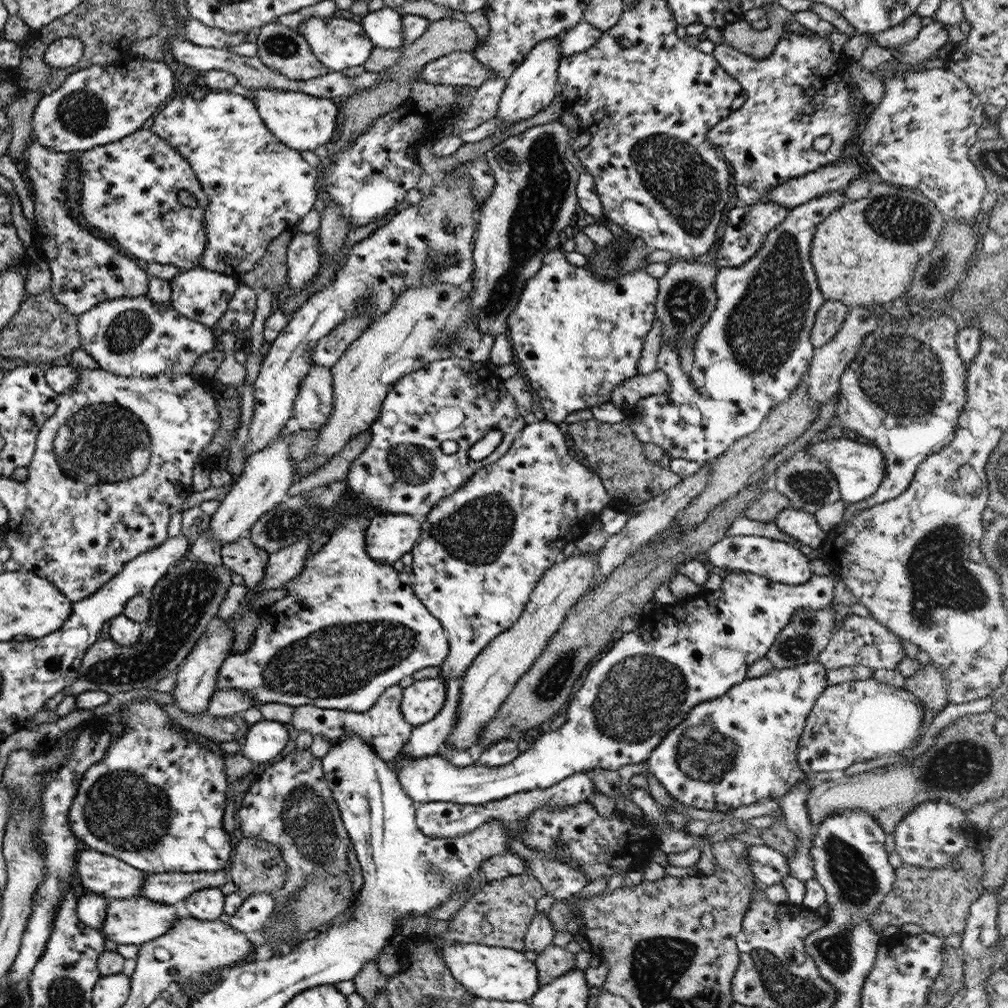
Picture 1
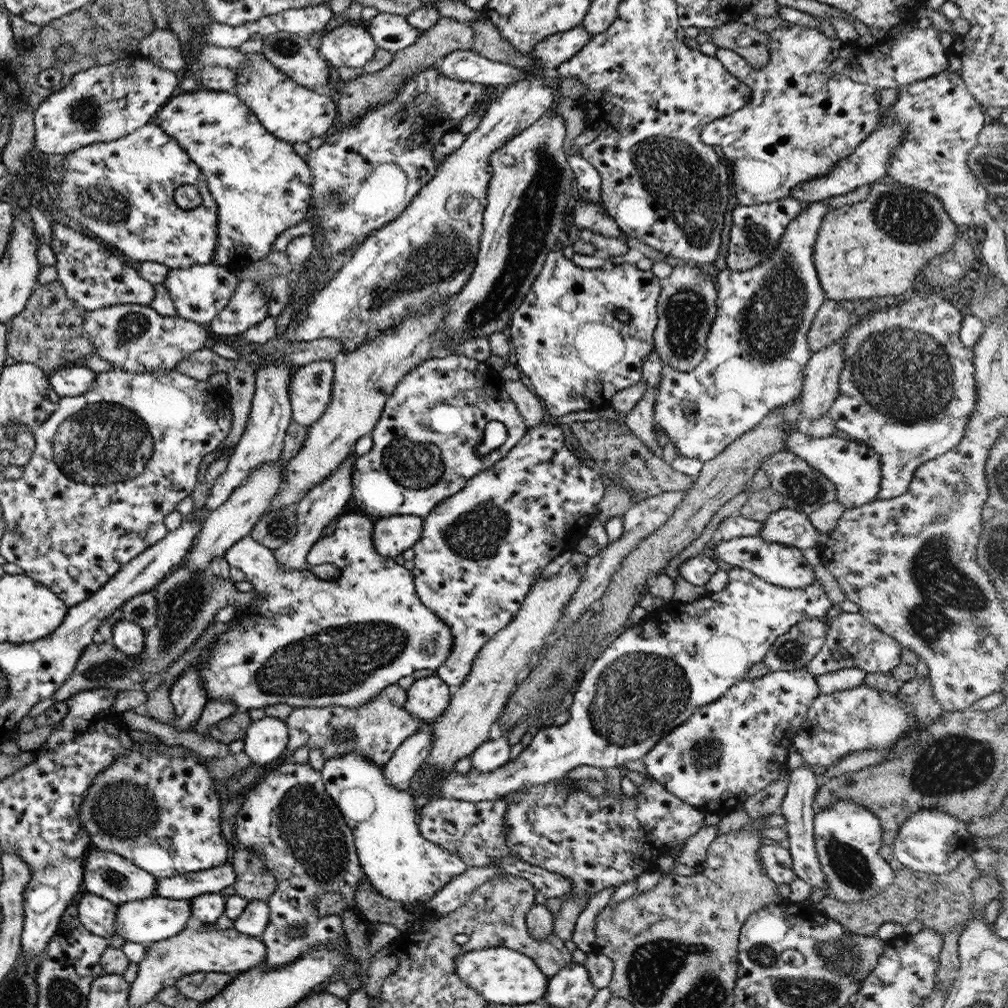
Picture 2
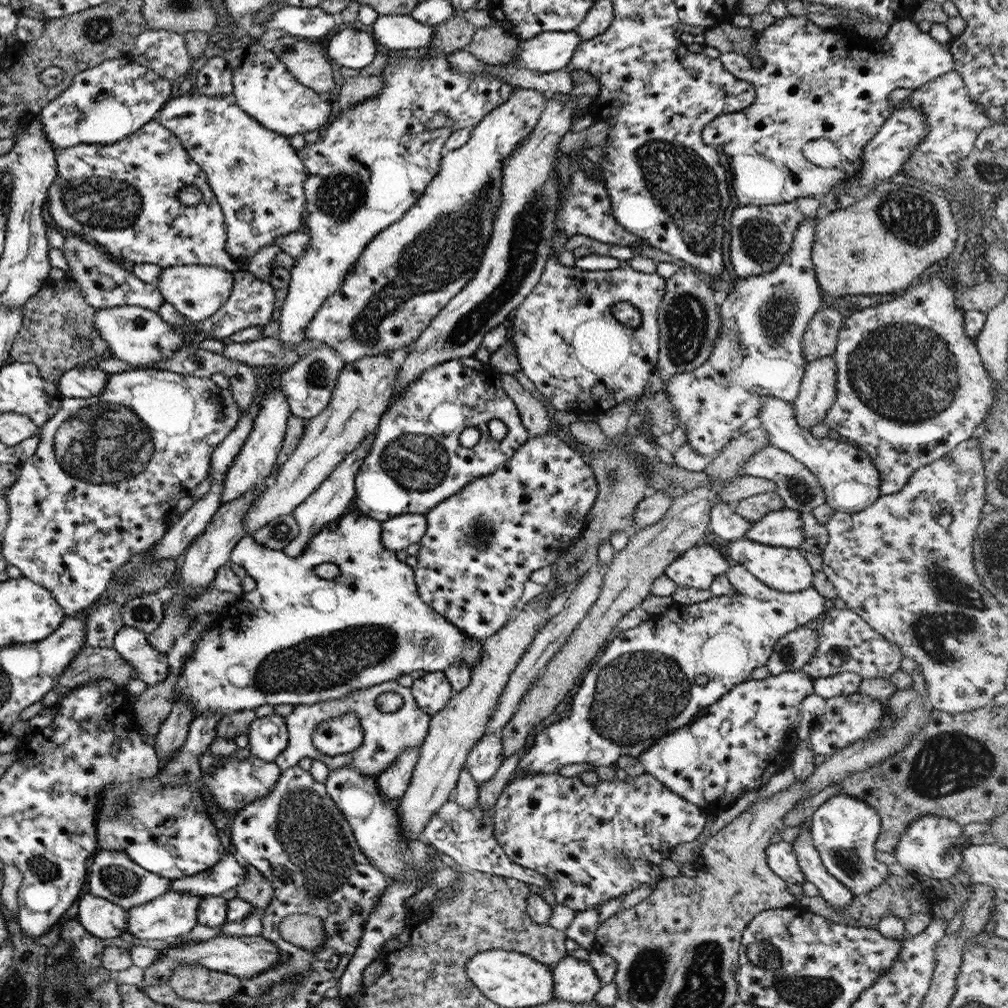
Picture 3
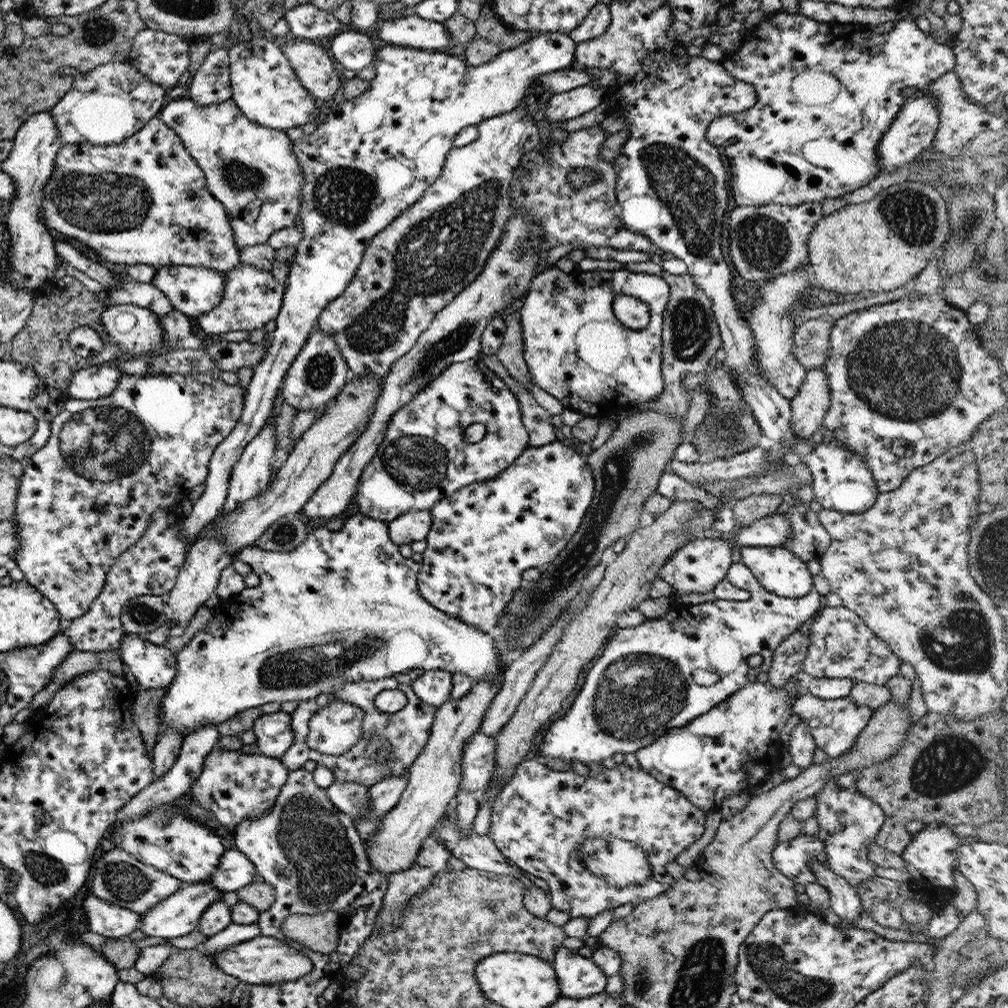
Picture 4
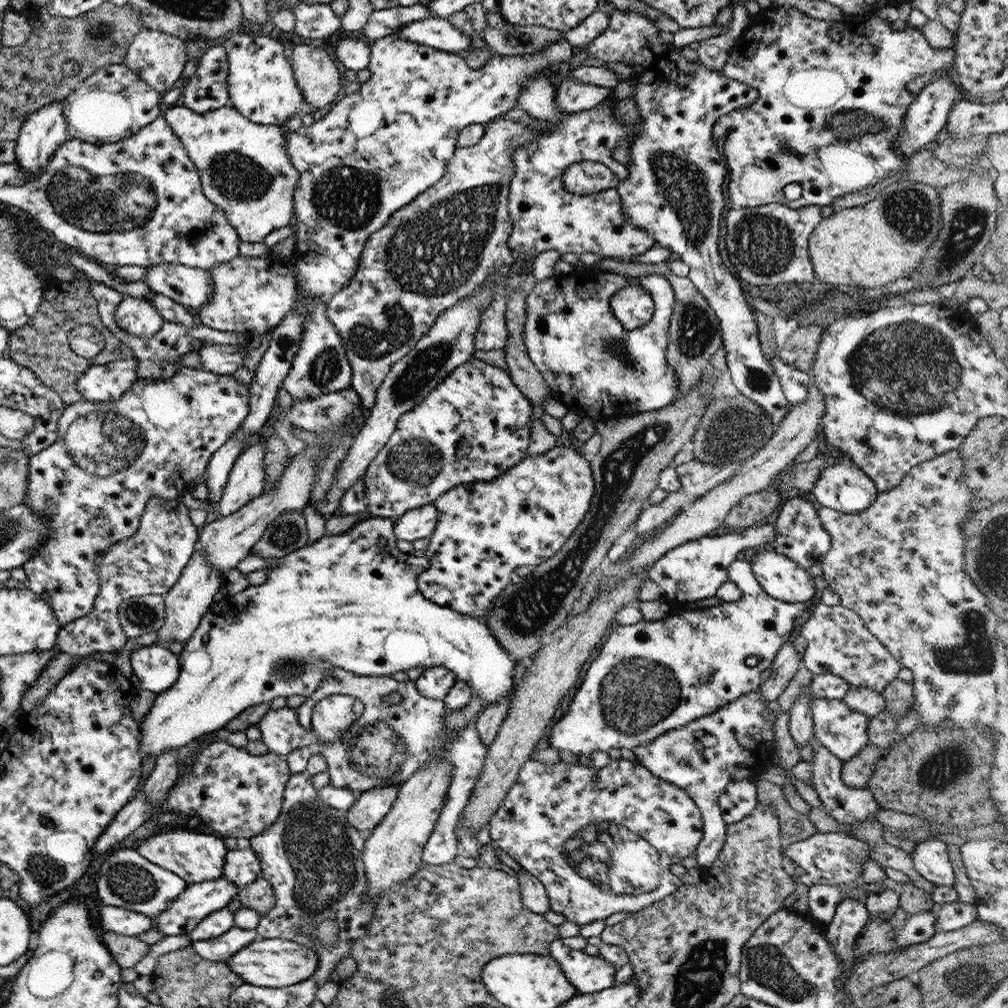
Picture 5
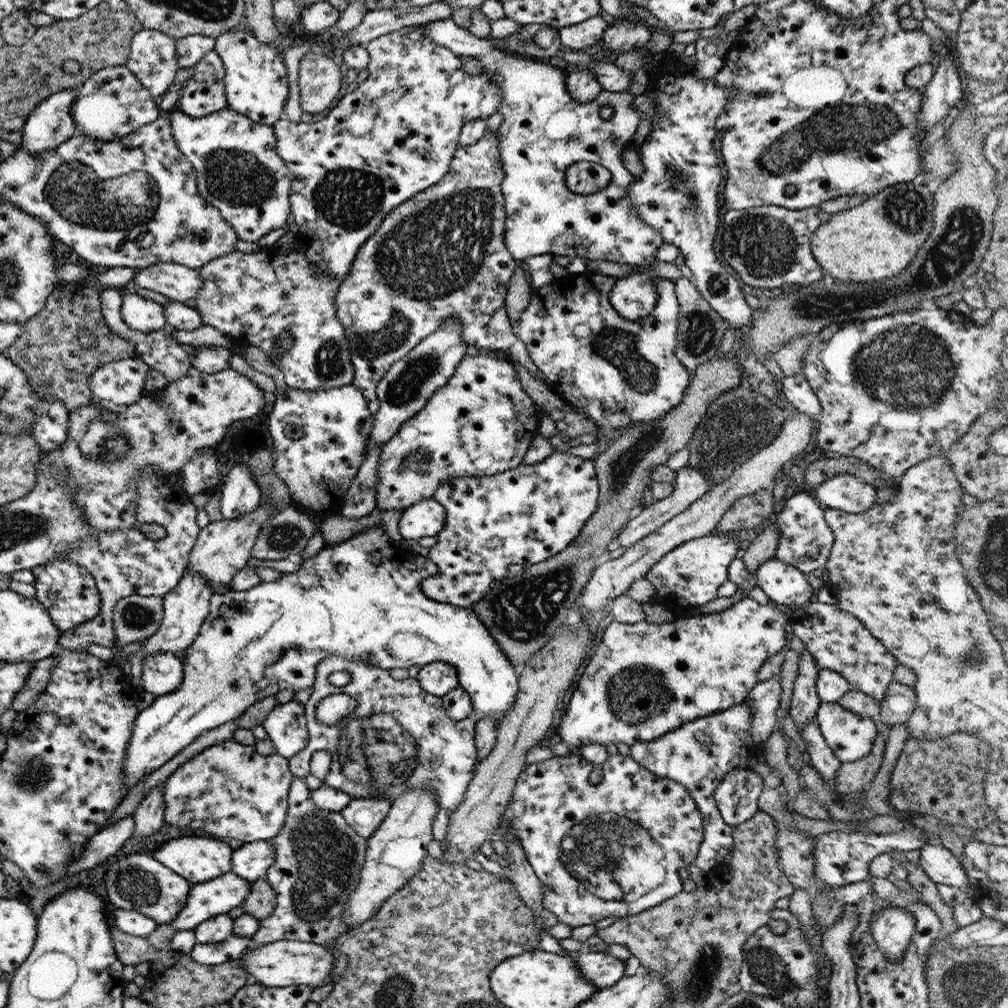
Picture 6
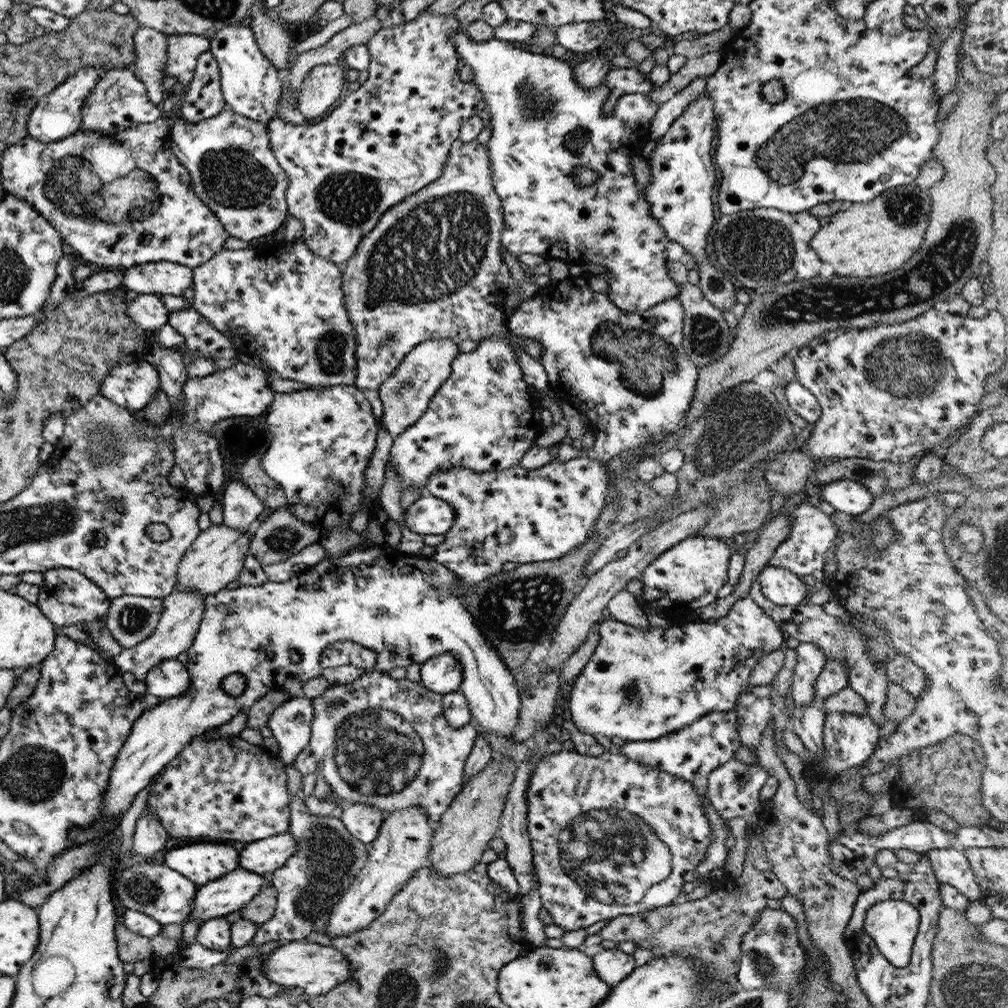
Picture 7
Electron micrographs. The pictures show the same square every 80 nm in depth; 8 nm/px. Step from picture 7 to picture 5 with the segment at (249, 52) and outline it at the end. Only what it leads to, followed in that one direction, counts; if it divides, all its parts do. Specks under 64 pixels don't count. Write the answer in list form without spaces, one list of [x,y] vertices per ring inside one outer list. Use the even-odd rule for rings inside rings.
[[[246,30],[239,35],[226,35],[219,40],[227,55],[227,94],[229,104],[247,120],[260,125],[280,126],[301,110],[301,90],[297,87],[291,65],[287,63],[283,46],[270,37],[251,35]]]

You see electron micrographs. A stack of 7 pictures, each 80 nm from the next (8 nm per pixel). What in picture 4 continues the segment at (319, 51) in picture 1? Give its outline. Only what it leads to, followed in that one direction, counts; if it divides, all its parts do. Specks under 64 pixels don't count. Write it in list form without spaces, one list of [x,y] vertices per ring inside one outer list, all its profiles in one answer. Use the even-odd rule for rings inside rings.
[[[345,31],[336,34],[329,44],[329,52],[343,69],[358,71],[372,64],[377,51],[371,35],[360,31]]]

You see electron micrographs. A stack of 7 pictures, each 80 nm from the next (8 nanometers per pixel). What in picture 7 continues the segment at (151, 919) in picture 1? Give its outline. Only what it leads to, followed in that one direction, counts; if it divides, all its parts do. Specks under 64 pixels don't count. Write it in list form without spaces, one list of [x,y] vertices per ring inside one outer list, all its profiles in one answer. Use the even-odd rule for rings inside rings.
[[[238,866],[235,870],[217,878],[217,880],[197,886],[189,921],[207,921],[223,917],[233,911],[239,911],[247,905],[251,898],[260,893],[261,889],[269,886],[268,877],[269,874],[267,873],[257,874],[250,870],[243,870]]]

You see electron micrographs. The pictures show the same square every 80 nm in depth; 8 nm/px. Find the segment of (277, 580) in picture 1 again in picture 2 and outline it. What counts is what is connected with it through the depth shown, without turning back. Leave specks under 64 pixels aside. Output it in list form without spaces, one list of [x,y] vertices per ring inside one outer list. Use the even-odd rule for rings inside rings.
[[[349,454],[333,473],[327,476],[321,483],[312,486],[313,488],[309,489],[309,492],[305,494],[302,500],[293,506],[296,516],[296,533],[292,535],[289,541],[272,551],[273,558],[279,565],[283,565],[283,567],[287,567],[291,571],[304,569],[306,554],[311,546],[313,546],[313,543],[319,538],[323,527],[329,520],[337,519],[343,514],[343,508],[345,508],[349,498],[352,497],[351,470],[353,470],[355,458],[357,458],[355,454]]]

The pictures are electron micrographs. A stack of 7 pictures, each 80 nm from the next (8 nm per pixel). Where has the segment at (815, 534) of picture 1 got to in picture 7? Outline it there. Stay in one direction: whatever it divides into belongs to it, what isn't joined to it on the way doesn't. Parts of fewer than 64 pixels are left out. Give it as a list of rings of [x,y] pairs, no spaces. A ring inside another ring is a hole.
[[[697,536],[687,537],[664,550],[641,571],[638,580],[641,580],[641,584],[643,584],[642,594],[635,594],[634,598],[641,608],[647,606],[647,608],[653,608],[653,610],[657,610],[655,602],[659,602],[661,598],[665,598],[665,600],[669,598],[669,600],[675,600],[675,602],[681,602],[681,604],[689,604],[689,608],[707,606],[707,604],[715,602],[719,588],[731,581],[727,566],[730,554],[733,551],[734,549],[729,541],[722,542],[719,539]]]

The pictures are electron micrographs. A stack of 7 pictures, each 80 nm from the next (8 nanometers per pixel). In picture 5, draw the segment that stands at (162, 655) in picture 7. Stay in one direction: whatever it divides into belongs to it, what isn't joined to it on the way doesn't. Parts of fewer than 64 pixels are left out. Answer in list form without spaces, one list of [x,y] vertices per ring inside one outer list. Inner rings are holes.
[[[194,549],[175,584],[163,594],[165,616],[163,624],[157,630],[158,640],[154,644],[167,647],[169,641],[185,642],[197,628],[200,618],[212,603],[213,594],[220,588],[221,578],[209,566],[207,558],[203,557],[204,552],[201,549]]]

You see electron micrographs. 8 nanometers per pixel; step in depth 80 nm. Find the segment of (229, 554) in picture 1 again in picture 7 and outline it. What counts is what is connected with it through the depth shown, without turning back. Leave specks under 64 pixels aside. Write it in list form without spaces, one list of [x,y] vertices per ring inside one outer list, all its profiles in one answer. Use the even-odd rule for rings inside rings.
[[[366,542],[364,547],[352,548],[339,556],[332,557],[331,555],[325,555],[325,558],[323,558],[321,562],[317,562],[315,566],[311,566],[300,573],[293,574],[287,581],[280,583],[270,583],[267,581],[259,586],[238,586],[235,589],[229,589],[225,592],[219,591],[215,594],[207,595],[204,598],[204,611],[200,618],[197,632],[195,633],[191,646],[186,650],[187,662],[184,665],[186,666],[186,671],[189,675],[188,687],[185,689],[185,692],[180,694],[177,698],[160,699],[156,706],[149,708],[149,710],[144,710],[143,714],[133,721],[126,741],[121,745],[119,752],[116,754],[115,760],[112,761],[108,785],[106,792],[104,792],[104,804],[102,804],[100,816],[94,818],[93,823],[102,818],[115,818],[115,816],[123,814],[132,803],[135,795],[143,787],[147,786],[152,778],[159,773],[169,761],[173,760],[174,756],[184,746],[187,746],[187,744],[192,741],[193,737],[221,726],[224,722],[227,722],[230,718],[235,717],[239,713],[246,712],[254,702],[258,698],[261,698],[266,692],[280,689],[286,678],[294,676],[297,680],[304,682],[320,675],[326,679],[329,686],[345,685],[355,680],[357,676],[364,673],[363,670],[359,670],[359,668],[355,668],[355,666],[346,663],[331,666],[323,665],[320,660],[321,653],[326,649],[326,646],[329,646],[329,644],[333,644],[334,642],[341,642],[342,640],[350,640],[367,650],[371,650],[375,654],[374,661],[376,669],[385,672],[391,670],[391,668],[397,668],[397,666],[409,666],[409,664],[413,664],[413,662],[420,665],[428,658],[437,656],[438,654],[443,654],[444,652],[452,654],[452,656],[458,658],[459,664],[462,668],[462,679],[459,683],[458,690],[463,693],[463,696],[467,701],[471,718],[475,718],[479,725],[483,727],[485,732],[493,732],[494,734],[497,734],[497,736],[504,736],[507,740],[511,740],[510,734],[516,727],[517,716],[519,716],[520,698],[518,688],[516,687],[513,675],[511,675],[511,670],[505,666],[502,658],[495,652],[495,650],[493,650],[493,644],[484,638],[483,633],[477,628],[477,626],[475,626],[471,614],[467,612],[464,604],[459,601],[458,594],[456,594],[459,579],[457,579],[451,571],[447,570],[446,567],[440,566],[437,562],[433,561],[431,556],[425,557],[419,555],[415,556],[415,560],[399,560],[399,566],[391,566],[393,560],[387,558],[385,554],[381,556],[380,546],[377,547],[377,550],[379,550],[379,554],[373,558],[371,545]],[[231,674],[239,674],[245,681],[243,692],[240,692],[237,696],[231,696],[222,689],[222,680]]]

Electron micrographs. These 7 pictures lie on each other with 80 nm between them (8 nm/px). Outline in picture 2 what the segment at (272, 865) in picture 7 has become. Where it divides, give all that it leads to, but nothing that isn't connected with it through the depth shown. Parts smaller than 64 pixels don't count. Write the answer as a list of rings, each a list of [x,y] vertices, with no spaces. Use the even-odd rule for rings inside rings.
[[[225,862],[207,870],[156,879],[154,895],[171,900],[188,900],[200,894],[218,893],[232,886],[234,880],[233,867]]]

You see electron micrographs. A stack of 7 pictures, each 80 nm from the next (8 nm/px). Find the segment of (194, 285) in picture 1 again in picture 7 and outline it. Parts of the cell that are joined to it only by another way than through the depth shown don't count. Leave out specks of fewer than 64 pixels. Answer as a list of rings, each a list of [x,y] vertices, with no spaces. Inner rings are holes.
[[[152,261],[122,269],[124,274],[120,291],[131,294],[159,294],[179,296],[185,288],[192,286],[192,269],[175,262]]]

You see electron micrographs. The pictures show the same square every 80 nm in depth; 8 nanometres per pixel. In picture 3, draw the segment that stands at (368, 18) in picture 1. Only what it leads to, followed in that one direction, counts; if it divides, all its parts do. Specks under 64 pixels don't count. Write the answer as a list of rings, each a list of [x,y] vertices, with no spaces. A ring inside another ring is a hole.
[[[378,15],[368,31],[380,49],[410,52],[430,43],[435,26],[417,23],[410,15]]]

